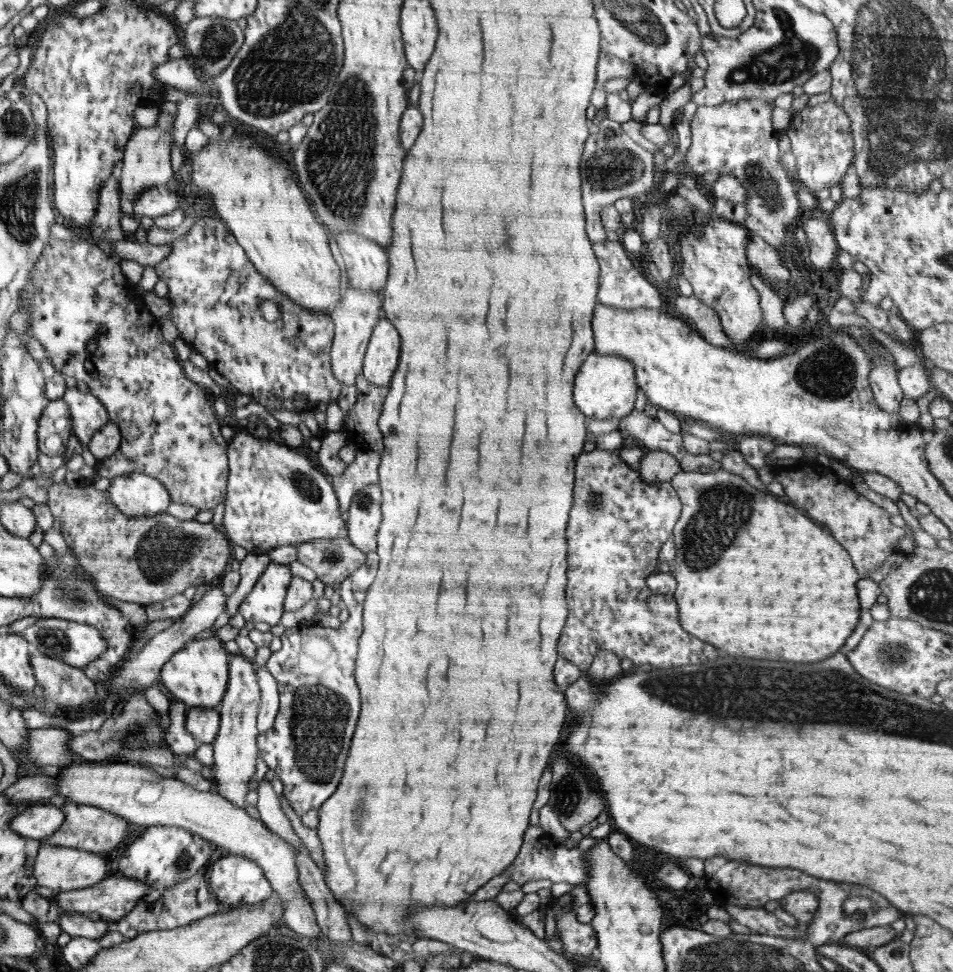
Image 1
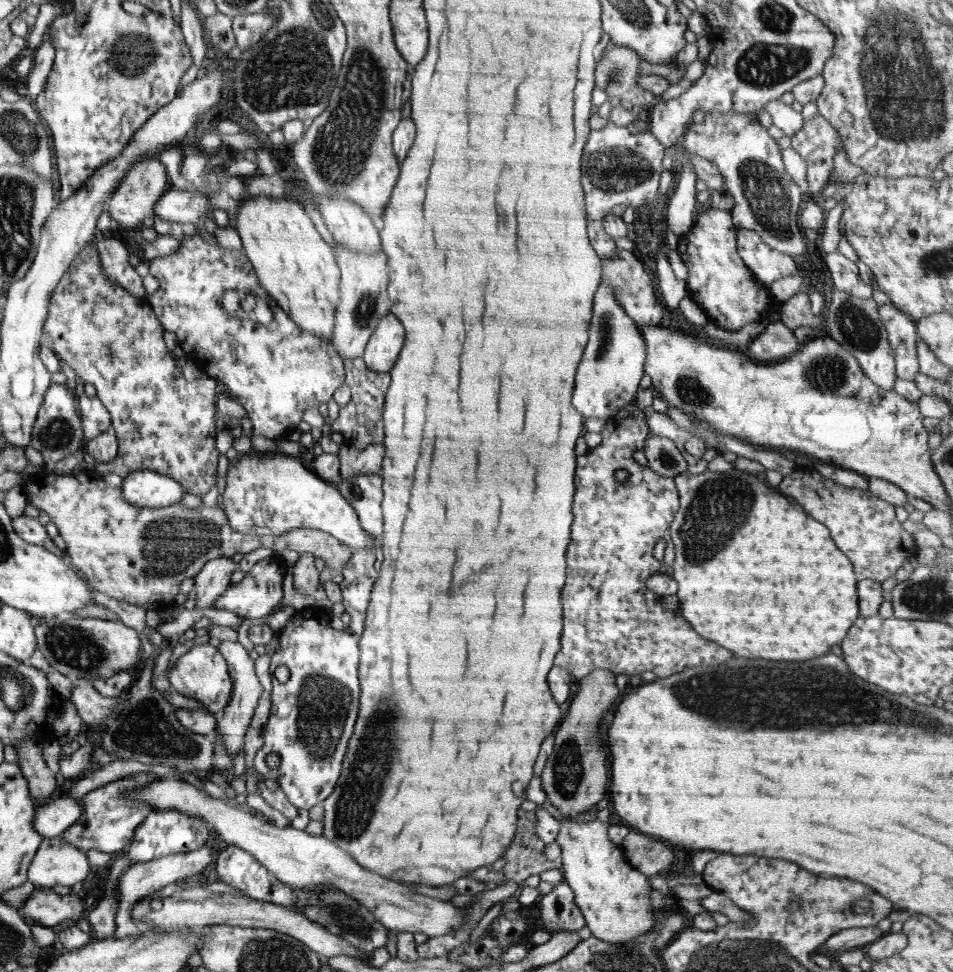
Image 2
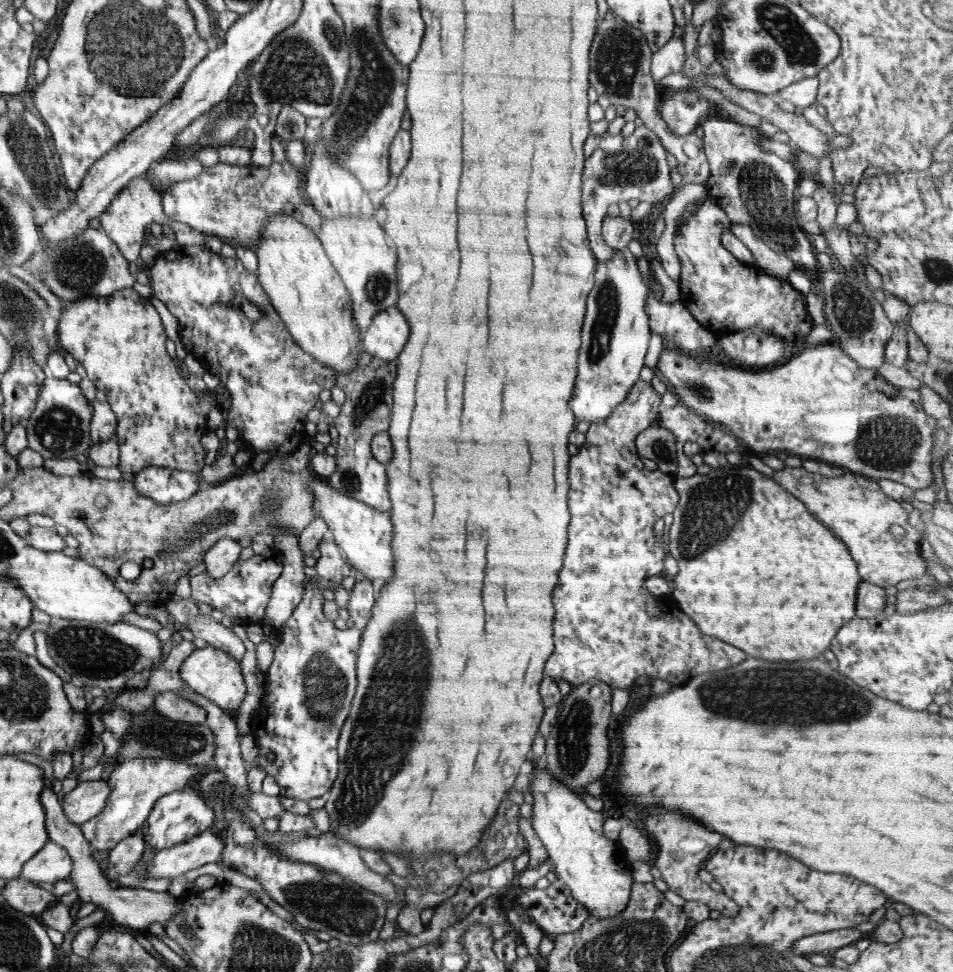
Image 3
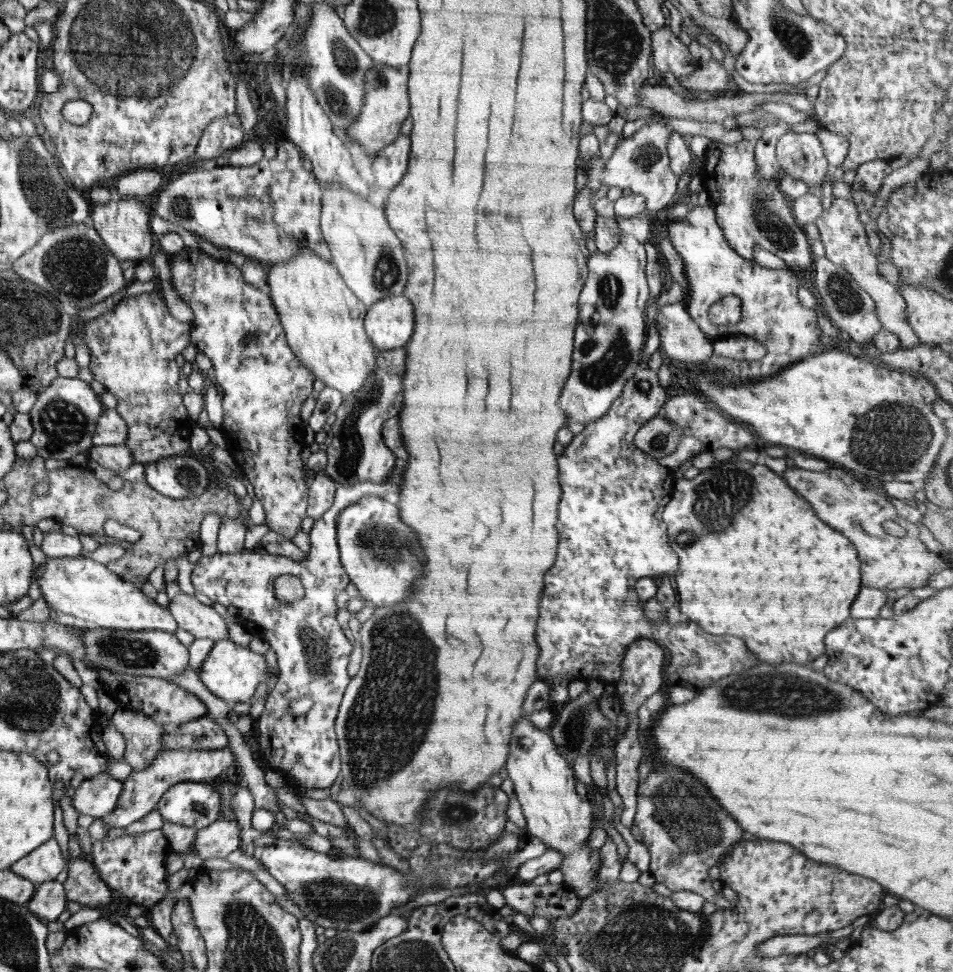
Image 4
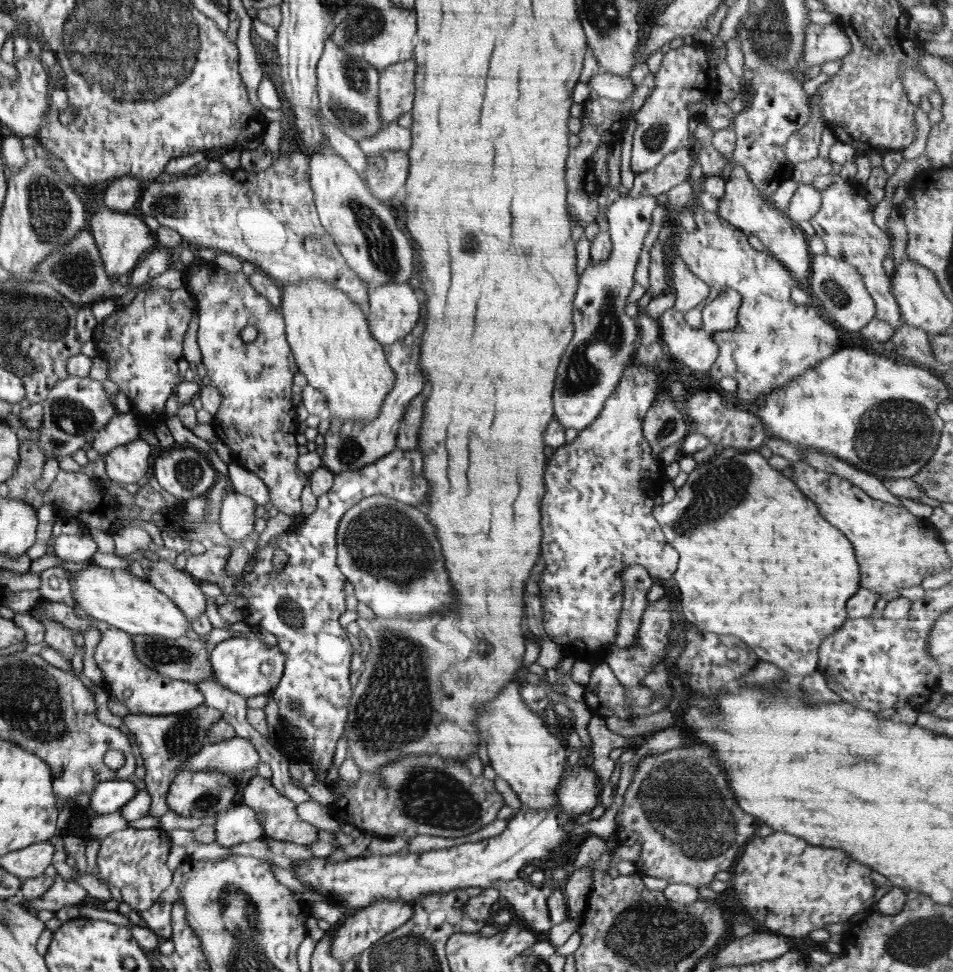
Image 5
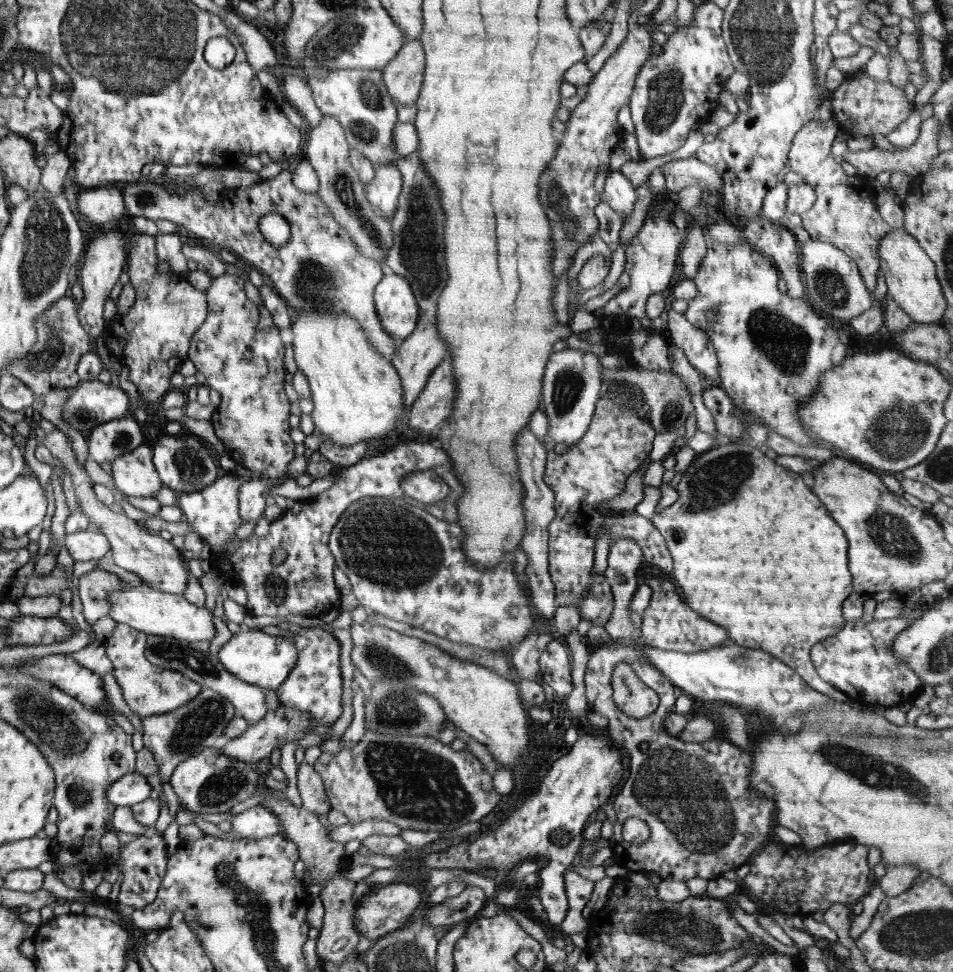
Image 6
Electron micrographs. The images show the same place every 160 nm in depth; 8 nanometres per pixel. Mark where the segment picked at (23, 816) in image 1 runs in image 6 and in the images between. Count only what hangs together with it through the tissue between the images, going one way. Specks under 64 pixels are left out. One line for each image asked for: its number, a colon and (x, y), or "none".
2: (53, 818)
3: (86, 800)
4: (96, 798)
5: (108, 797)
6: (133, 788)

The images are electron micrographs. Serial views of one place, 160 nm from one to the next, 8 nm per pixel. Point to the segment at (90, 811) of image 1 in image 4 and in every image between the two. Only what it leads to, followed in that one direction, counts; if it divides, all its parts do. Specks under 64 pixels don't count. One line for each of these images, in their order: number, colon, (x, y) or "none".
2: (109, 821)
3: (136, 785)
4: (143, 788)

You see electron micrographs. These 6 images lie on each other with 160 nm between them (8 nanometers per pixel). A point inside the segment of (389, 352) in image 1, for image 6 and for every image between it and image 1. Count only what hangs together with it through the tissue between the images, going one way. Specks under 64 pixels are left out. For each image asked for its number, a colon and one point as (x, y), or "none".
2: (383, 349)
3: (389, 331)
4: (389, 324)
5: (394, 308)
6: (396, 306)

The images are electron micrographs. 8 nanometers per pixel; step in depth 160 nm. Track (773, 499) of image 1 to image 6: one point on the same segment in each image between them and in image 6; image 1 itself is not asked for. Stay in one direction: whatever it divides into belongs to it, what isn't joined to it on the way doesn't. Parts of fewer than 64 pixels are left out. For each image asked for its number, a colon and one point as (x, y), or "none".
2: (774, 586)
3: (779, 585)
4: (770, 572)
5: (771, 570)
6: (762, 558)

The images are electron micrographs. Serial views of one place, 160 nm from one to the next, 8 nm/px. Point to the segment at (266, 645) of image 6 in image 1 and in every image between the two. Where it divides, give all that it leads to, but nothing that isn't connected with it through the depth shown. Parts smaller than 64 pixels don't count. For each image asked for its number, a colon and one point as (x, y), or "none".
1: (198, 674)
2: (202, 674)
3: (210, 672)
4: (232, 672)
5: (247, 666)

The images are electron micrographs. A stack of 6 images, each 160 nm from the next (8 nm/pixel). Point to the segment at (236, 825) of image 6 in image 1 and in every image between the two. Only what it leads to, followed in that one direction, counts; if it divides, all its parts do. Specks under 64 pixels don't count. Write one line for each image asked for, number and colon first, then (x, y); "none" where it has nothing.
1: (114, 898)
2: (143, 879)
3: (207, 847)
4: (218, 840)
5: (238, 825)

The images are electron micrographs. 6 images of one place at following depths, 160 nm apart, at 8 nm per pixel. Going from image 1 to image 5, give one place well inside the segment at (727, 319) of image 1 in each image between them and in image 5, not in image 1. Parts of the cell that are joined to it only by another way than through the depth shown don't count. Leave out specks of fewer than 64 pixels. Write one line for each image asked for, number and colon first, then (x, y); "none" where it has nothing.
2: (719, 280)
3: (724, 294)
4: (770, 312)
5: (775, 340)

